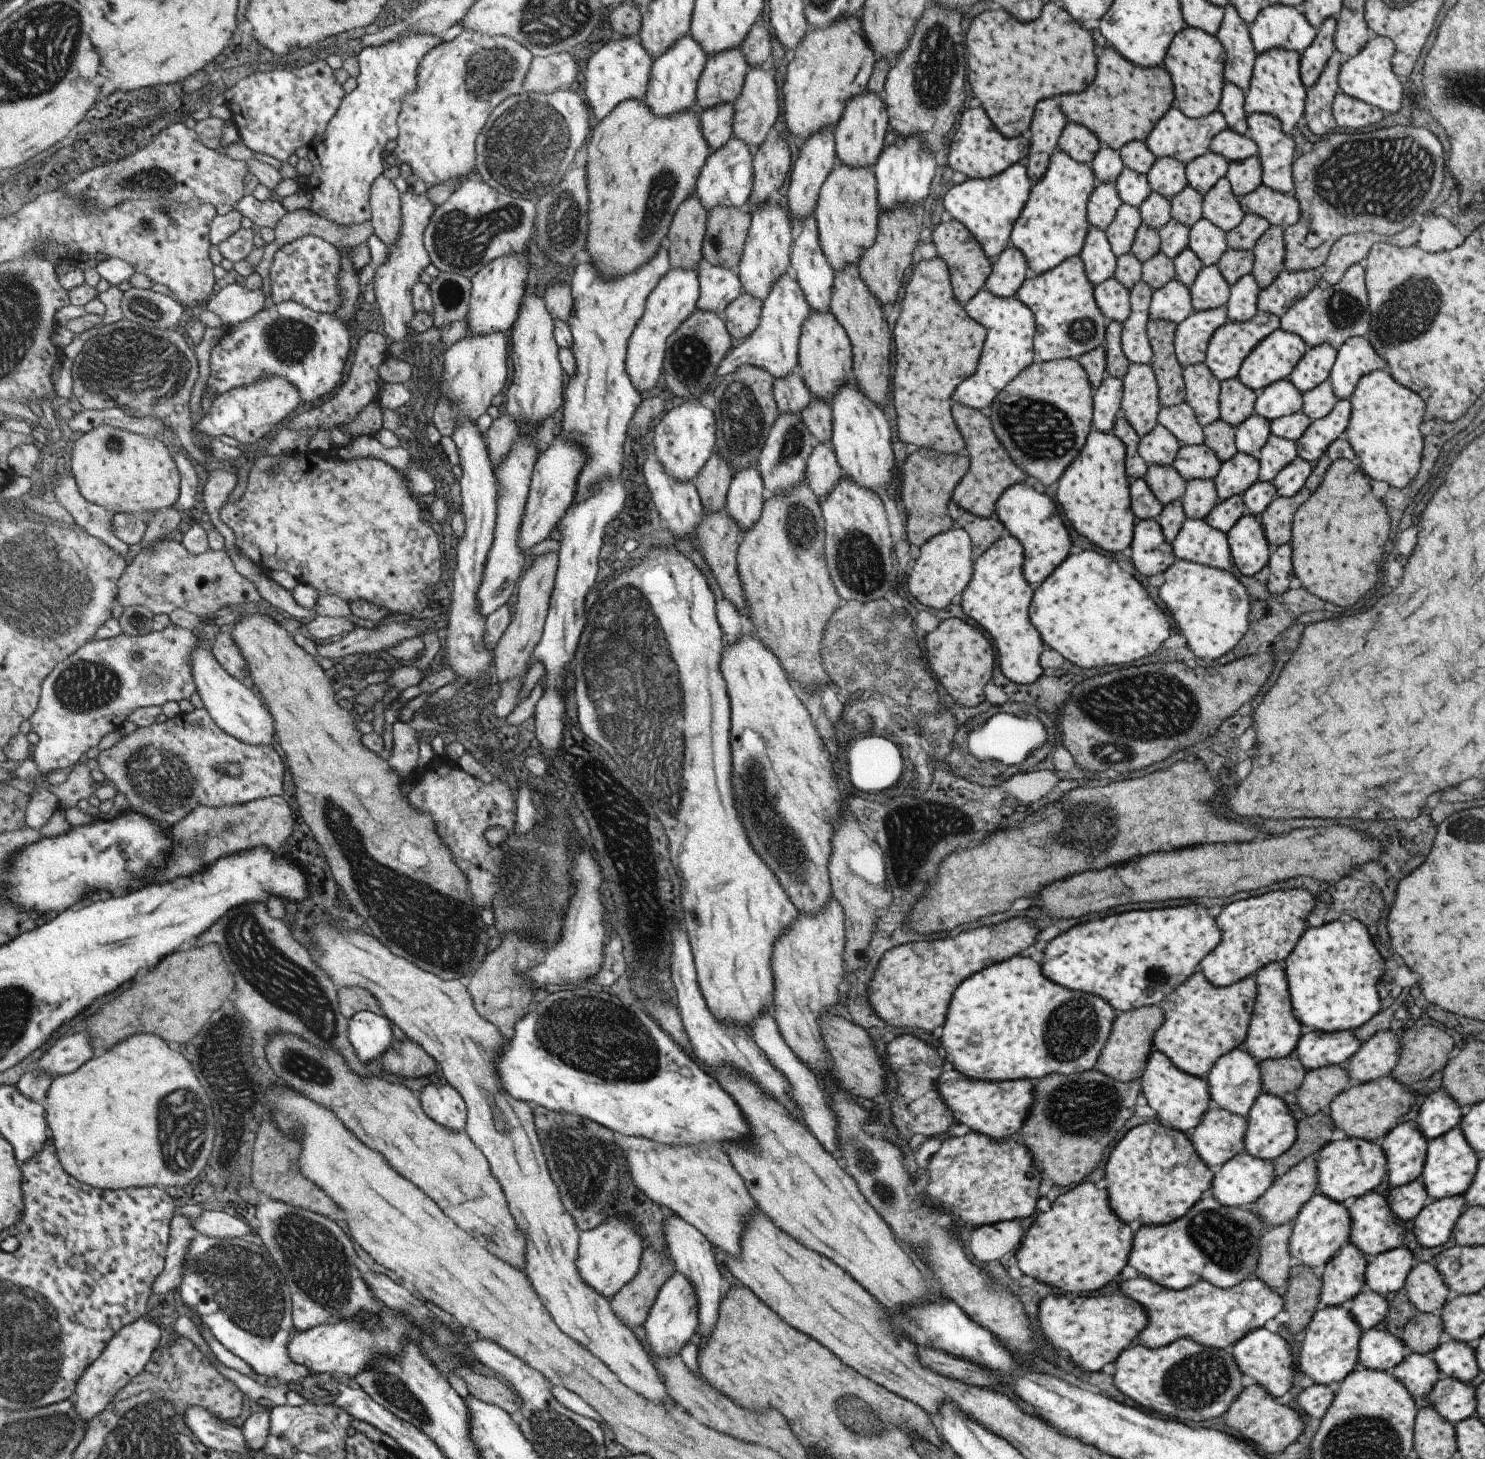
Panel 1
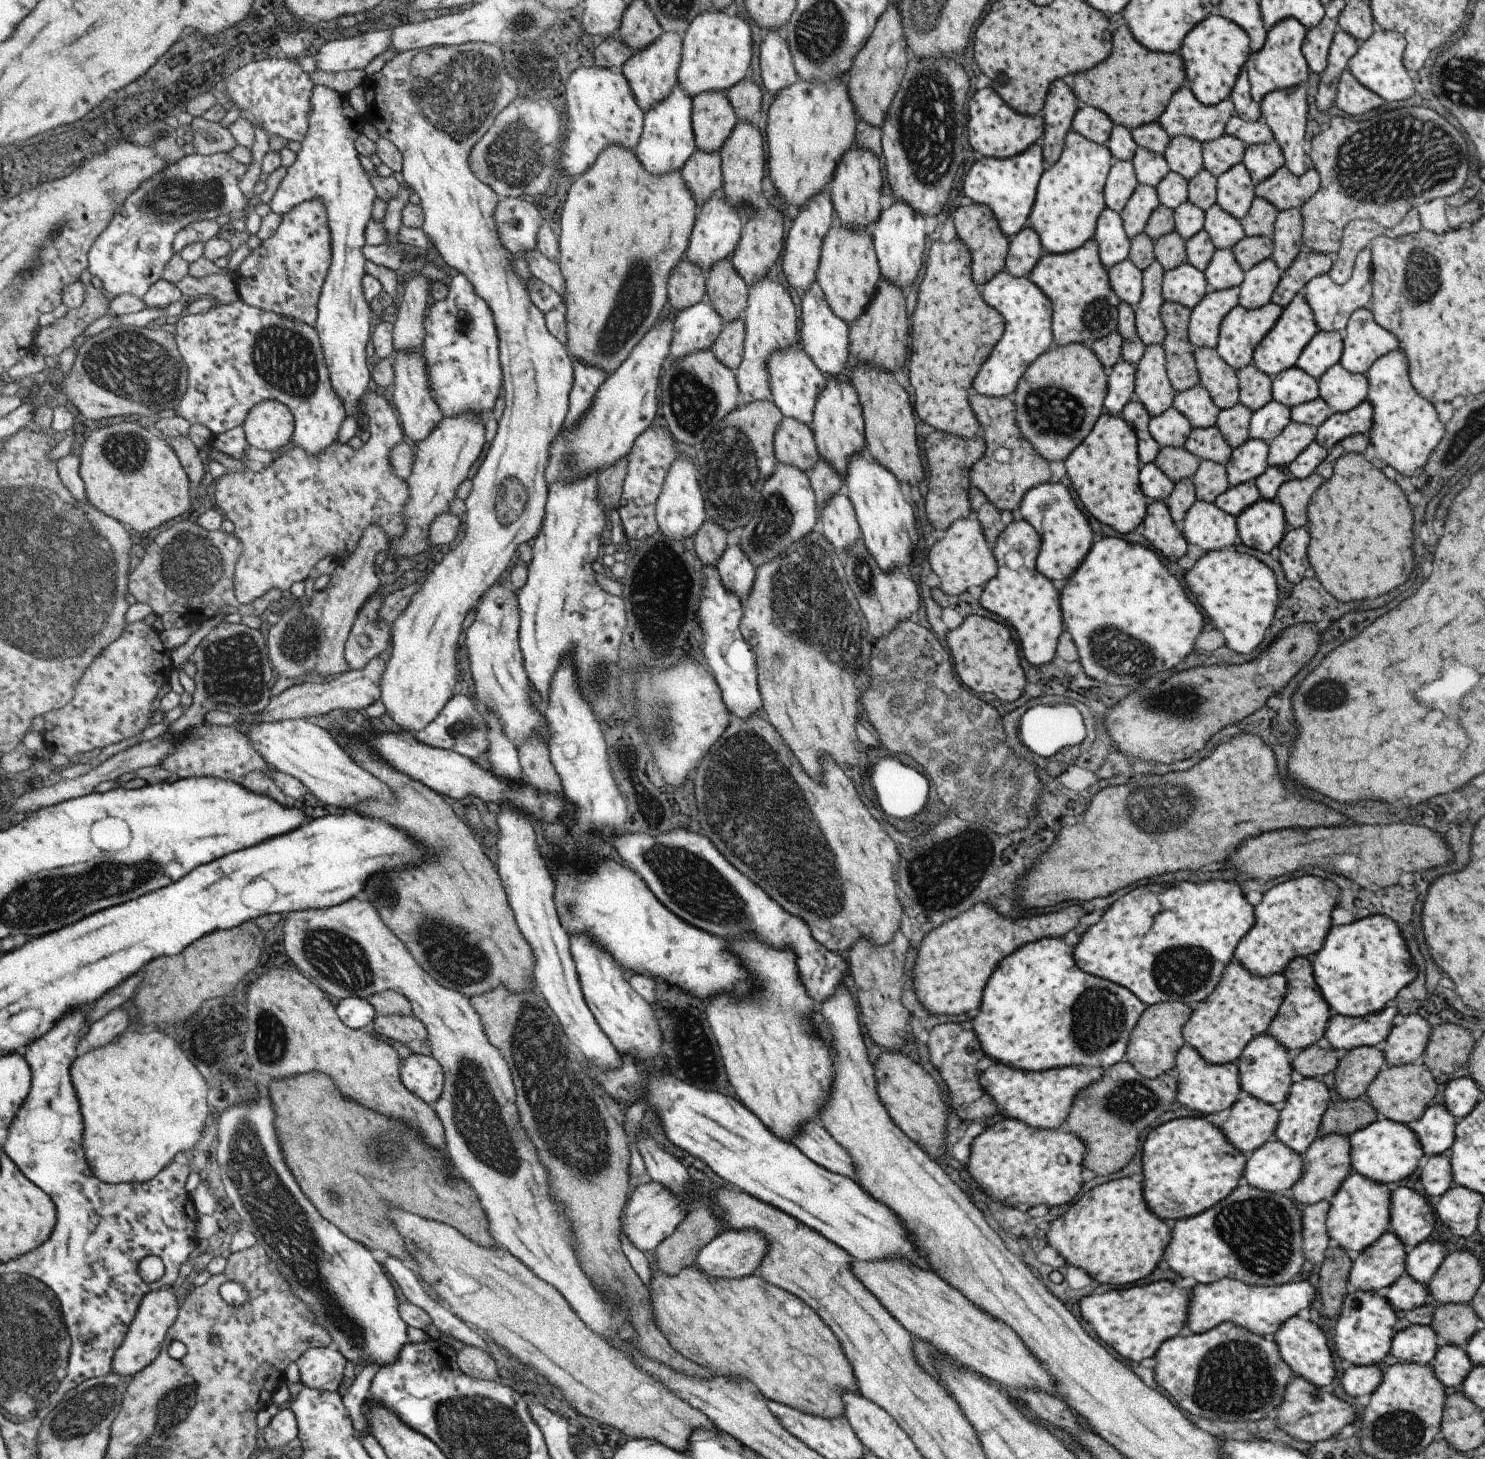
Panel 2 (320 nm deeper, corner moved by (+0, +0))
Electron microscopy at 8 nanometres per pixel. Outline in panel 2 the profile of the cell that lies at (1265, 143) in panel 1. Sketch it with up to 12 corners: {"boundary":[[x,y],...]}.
{"boundary":[[1307,84],[1268,92],[1261,118],[1293,176],[1305,171]]}

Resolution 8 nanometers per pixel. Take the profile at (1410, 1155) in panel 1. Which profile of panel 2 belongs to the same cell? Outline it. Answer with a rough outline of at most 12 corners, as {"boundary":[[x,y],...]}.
{"boundary":[[1431,1104],[1406,1125],[1426,1158],[1447,1153],[1455,1117]]}

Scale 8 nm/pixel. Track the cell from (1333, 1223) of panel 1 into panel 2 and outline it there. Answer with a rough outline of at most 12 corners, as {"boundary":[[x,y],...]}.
{"boundary":[[1351,1173],[1329,1199],[1332,1245],[1350,1255],[1390,1228],[1390,1185]]}

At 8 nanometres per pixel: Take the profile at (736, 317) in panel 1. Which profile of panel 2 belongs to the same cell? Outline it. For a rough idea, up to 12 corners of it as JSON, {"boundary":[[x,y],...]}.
{"boundary":[[725,323],[711,348],[732,371],[741,362],[745,327]]}

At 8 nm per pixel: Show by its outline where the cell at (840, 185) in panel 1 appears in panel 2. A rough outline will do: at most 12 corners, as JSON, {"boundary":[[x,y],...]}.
{"boundary":[[834,216],[815,276],[831,312],[848,326],[880,279],[866,228]]}

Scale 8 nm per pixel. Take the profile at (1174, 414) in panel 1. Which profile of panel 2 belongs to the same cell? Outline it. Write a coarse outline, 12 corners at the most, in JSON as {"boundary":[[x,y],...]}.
{"boundary":[[1199,383],[1176,393],[1172,407],[1192,428],[1212,427],[1220,411]]}

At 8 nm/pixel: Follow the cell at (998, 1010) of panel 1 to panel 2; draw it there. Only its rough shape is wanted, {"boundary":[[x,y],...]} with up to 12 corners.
{"boundary":[[1062,937],[1001,960],[967,1025],[1024,1071],[1107,1068],[1147,1007]]}

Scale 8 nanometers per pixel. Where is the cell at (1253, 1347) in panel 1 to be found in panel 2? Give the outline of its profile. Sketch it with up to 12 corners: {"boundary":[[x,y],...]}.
{"boundary":[[1288,1318],[1271,1337],[1280,1357],[1317,1388],[1336,1382],[1315,1323]]}

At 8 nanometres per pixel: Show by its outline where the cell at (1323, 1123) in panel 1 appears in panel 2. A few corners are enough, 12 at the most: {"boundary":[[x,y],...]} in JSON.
{"boundary":[[1363,1097],[1330,1102],[1318,1136],[1347,1137],[1383,1118]]}

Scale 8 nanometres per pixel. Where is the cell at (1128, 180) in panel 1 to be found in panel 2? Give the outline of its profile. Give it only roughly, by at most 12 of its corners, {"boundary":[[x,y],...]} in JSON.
{"boundary":[[1137,147],[1138,184],[1156,187],[1170,171],[1163,154]]}

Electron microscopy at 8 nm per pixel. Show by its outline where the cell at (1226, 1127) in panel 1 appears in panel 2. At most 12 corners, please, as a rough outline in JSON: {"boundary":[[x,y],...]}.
{"boundary":[[1239,1091],[1220,1129],[1247,1155],[1273,1138],[1279,1110]]}

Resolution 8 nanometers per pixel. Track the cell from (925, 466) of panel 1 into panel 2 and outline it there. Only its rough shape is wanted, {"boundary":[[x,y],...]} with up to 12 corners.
{"boundary":[[981,433],[924,438],[925,512],[934,529],[972,516],[970,468]]}

